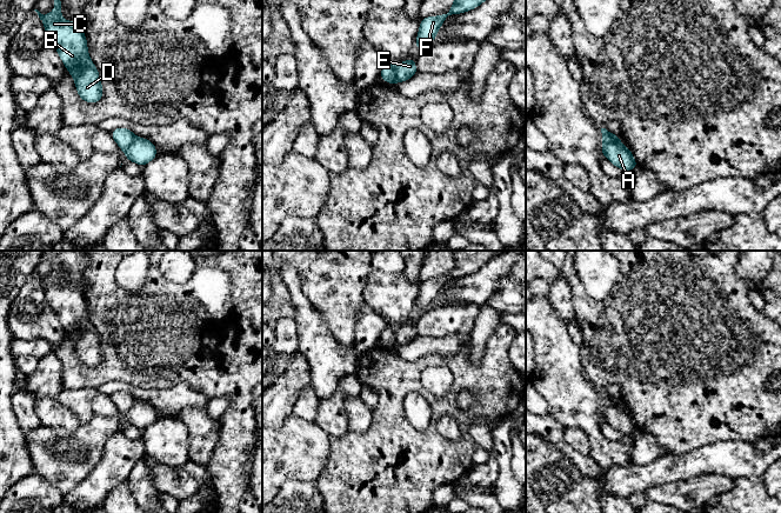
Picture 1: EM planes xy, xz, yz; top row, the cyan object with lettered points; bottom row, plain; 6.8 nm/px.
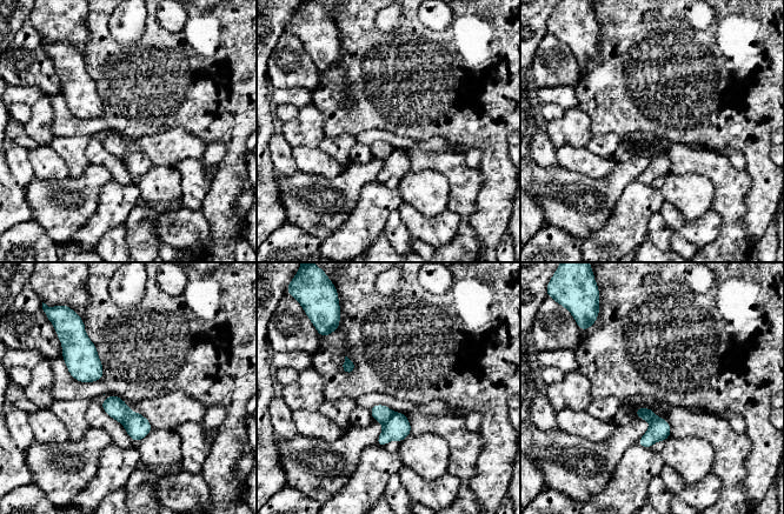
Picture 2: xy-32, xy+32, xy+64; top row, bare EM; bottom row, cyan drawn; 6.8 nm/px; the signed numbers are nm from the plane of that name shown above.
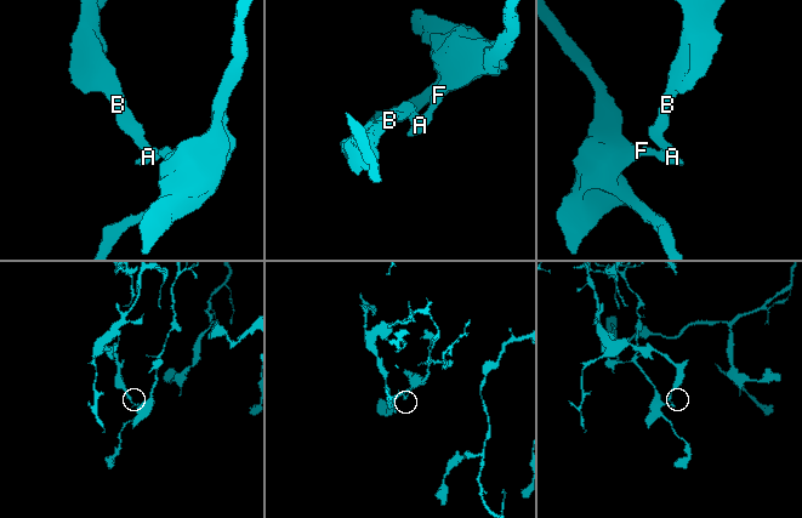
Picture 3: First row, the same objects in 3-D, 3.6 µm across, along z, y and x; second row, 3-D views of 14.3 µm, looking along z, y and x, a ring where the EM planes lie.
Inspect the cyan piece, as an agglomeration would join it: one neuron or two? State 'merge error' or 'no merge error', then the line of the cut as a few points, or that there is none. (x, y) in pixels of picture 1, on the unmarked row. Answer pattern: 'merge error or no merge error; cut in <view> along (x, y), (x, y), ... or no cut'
merge error; cut in xz along (395, 328), (394, 346)

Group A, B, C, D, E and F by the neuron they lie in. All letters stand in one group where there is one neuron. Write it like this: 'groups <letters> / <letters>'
groups A E F / B C D

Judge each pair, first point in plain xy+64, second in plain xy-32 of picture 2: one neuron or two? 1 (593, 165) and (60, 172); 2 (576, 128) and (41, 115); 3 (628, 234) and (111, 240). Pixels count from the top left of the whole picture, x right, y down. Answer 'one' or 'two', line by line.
1: one
2: one
3: two

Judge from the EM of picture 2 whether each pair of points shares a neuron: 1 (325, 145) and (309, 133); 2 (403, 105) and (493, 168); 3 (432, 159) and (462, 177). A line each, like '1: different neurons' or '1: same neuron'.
1: different neurons
2: same neuron
3: same neuron

